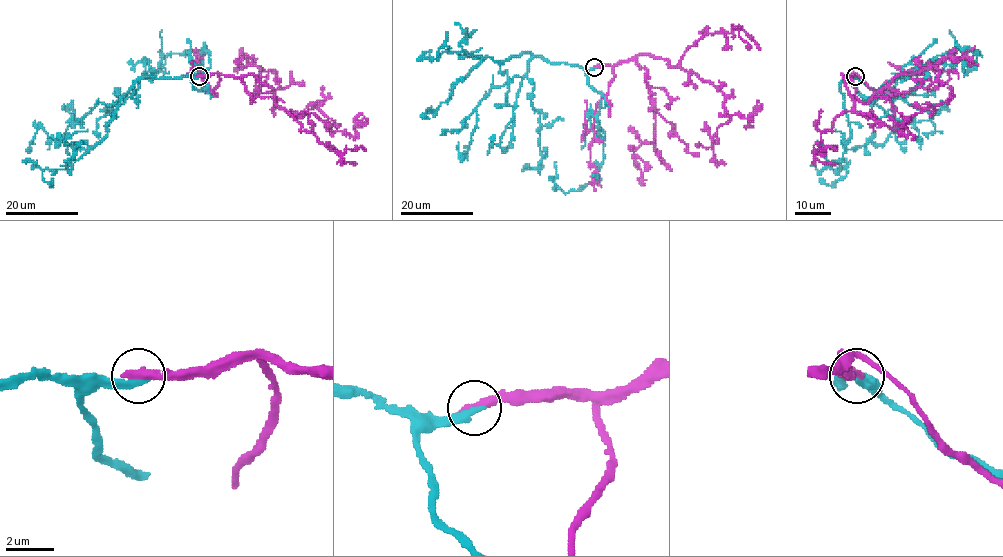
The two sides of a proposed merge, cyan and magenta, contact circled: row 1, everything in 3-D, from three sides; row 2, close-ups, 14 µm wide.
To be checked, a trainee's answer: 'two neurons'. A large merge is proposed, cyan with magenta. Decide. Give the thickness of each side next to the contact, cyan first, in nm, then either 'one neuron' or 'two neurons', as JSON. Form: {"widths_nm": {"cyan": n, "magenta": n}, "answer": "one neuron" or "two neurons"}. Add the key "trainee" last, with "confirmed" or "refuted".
{"widths_nm": {"cyan": 320, "magenta": 400}, "answer": "two neurons", "trainee": "confirmed"}

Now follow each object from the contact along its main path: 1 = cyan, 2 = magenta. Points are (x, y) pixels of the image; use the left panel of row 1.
1: (199, 76), (139, 78), (95, 145), (80, 149), (61, 140), (58, 145), (41, 126), (28, 152)
2: (199, 76), (255, 75), (280, 107), (315, 113), (332, 131), (335, 123), (317, 106), (326, 97), (321, 87)

